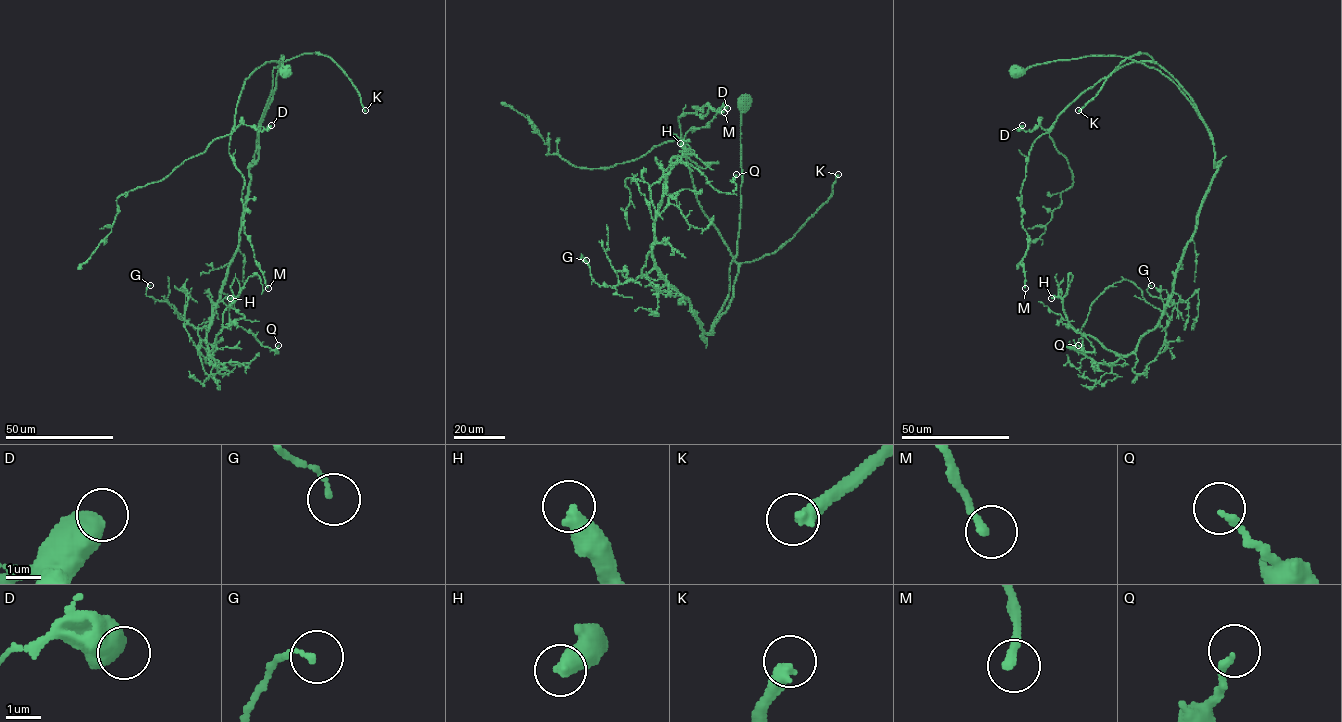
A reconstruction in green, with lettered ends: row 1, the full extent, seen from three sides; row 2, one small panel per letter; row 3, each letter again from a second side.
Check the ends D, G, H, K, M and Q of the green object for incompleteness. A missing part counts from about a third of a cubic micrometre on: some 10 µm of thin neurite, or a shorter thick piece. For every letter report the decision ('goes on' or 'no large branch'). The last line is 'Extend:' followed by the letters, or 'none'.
D: no large branch
G: no large branch
H: goes on
K: goes on
M: goes on
Q: no large branch
Extend: H, K, M

